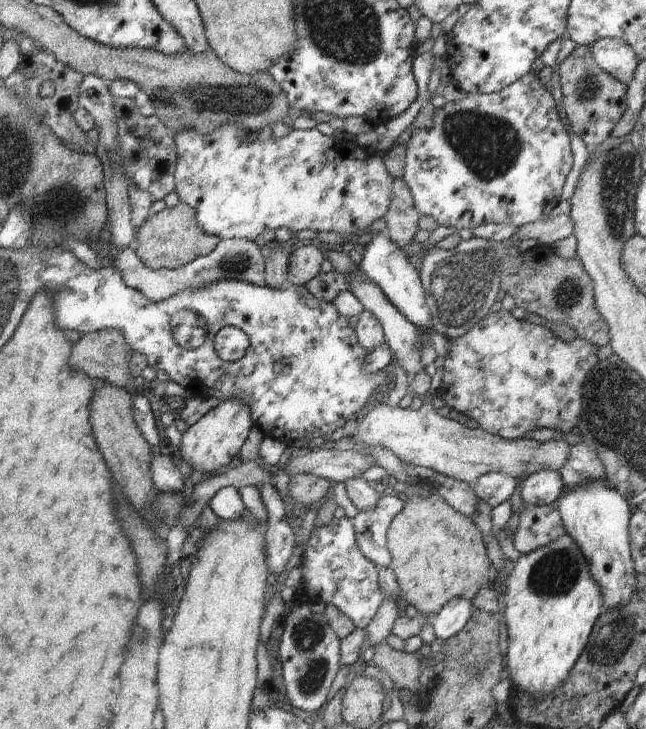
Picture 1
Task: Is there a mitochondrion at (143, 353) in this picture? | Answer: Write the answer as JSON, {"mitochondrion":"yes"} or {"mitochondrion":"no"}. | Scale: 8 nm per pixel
{"mitochondrion":"no"}

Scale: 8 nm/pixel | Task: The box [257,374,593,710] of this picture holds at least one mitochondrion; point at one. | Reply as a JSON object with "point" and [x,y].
{"point":[309,633]}

